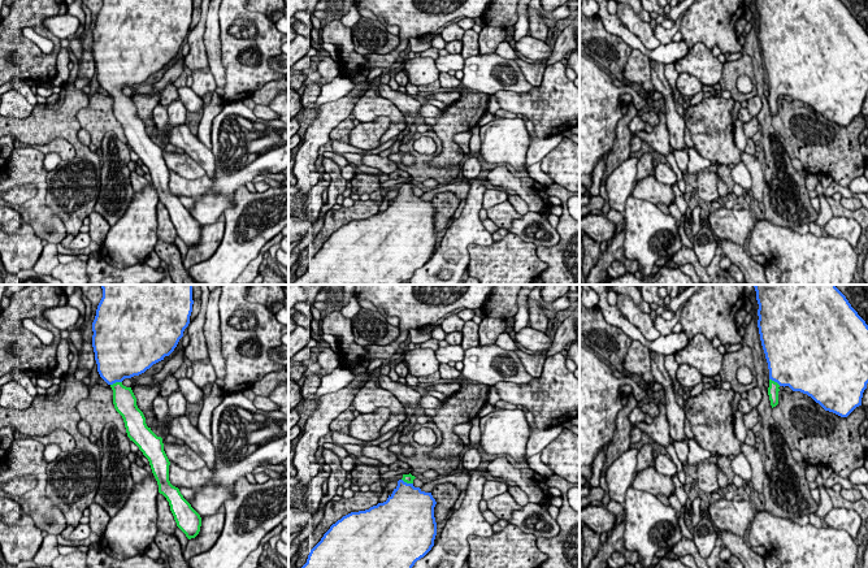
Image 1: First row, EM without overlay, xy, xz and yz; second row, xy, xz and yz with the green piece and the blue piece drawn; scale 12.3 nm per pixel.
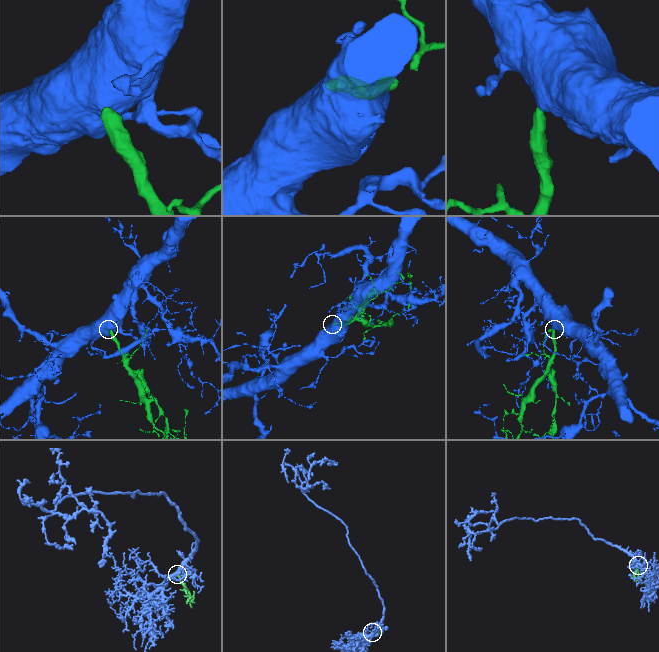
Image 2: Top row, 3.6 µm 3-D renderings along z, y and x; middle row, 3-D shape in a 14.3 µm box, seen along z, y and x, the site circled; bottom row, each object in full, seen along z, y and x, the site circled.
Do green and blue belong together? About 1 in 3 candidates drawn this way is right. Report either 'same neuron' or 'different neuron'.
same neuron

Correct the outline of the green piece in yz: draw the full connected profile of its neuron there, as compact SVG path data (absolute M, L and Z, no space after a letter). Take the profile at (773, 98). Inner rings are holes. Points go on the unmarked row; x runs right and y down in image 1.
M756 0L756 9L772 117L778 113L780 95L807 103L841 126L862 114L868 92L868 34L846 5L841 0Z

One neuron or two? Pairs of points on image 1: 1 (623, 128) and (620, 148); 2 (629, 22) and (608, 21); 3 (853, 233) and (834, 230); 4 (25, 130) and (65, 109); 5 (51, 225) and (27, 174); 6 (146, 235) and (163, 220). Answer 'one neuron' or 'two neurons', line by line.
1: one neuron
2: two neurons
3: one neuron
4: one neuron
5: one neuron
6: two neurons

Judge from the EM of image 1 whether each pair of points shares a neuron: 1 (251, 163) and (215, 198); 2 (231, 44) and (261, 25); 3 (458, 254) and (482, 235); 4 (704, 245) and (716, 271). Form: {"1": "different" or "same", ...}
{"1": "same", "2": "same", "3": "same", "4": "different"}

